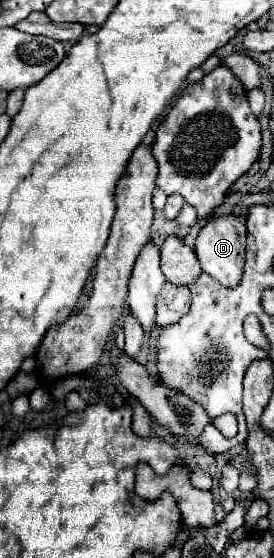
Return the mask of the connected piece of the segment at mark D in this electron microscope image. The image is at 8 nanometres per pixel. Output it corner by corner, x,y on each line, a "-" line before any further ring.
226,214
220,218
210,220
196,238
196,256
200,260
200,266
206,274
216,278
224,286
236,286
242,278
244,268
244,242
246,242
246,226
234,216

